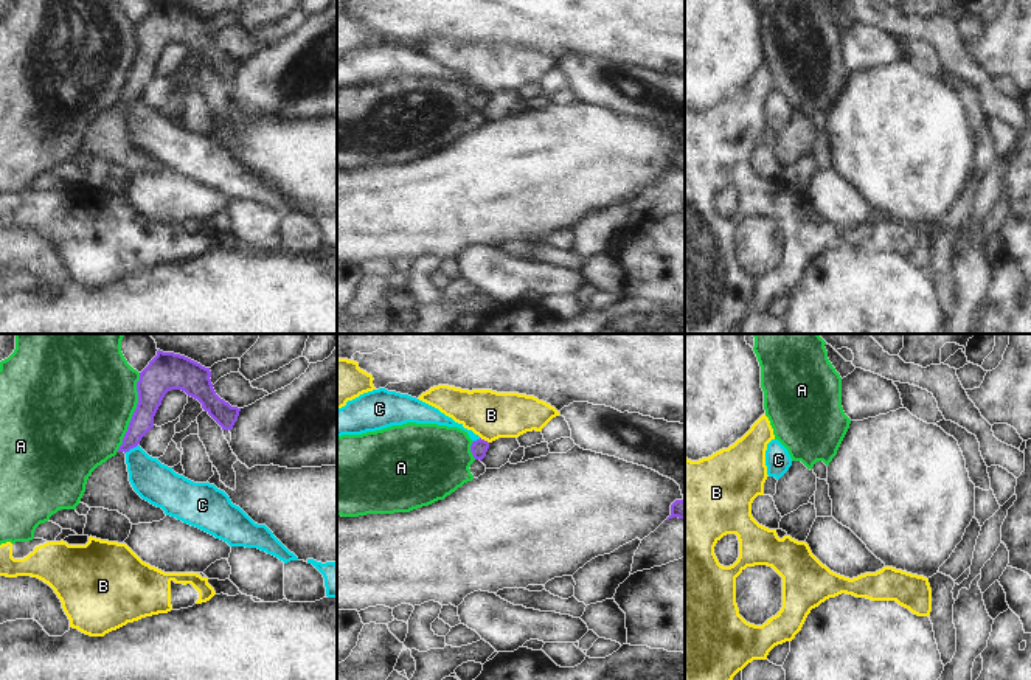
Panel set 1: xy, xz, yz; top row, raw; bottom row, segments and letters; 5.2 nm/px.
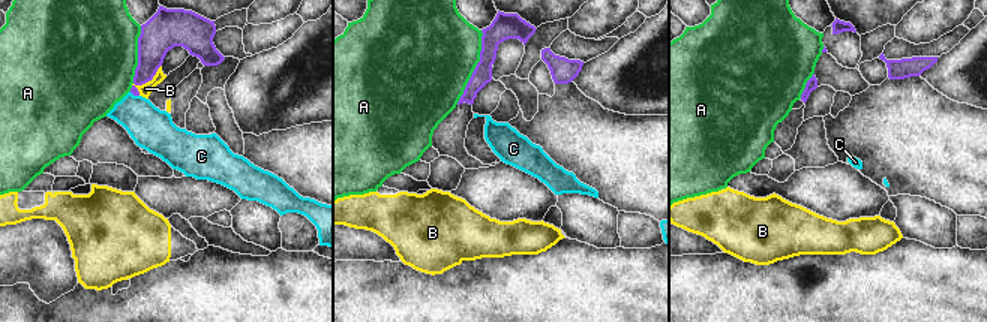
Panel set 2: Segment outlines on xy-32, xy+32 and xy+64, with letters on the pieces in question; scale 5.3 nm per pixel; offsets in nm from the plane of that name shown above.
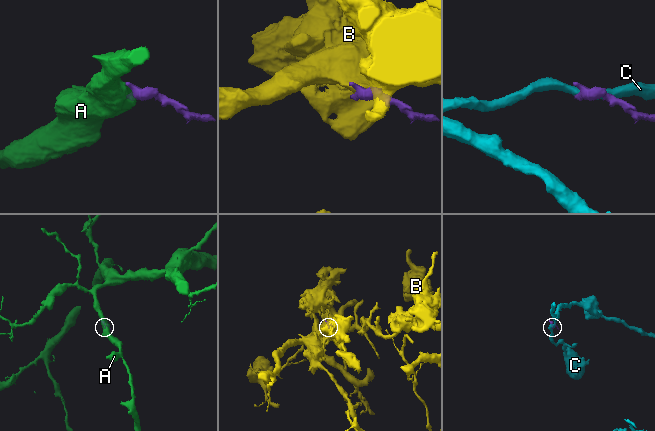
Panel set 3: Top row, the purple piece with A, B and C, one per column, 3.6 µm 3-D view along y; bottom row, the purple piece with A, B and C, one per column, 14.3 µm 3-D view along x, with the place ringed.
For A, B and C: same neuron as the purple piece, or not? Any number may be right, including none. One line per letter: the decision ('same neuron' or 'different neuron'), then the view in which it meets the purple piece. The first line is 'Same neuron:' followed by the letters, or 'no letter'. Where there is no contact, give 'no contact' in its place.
Same neuron: no letter
A: different neuron; meets purple in xy
B: different neuron; meets purple in xz
C: different neuron; meets purple in xy

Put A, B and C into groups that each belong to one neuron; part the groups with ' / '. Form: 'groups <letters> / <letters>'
groups A / B / C

